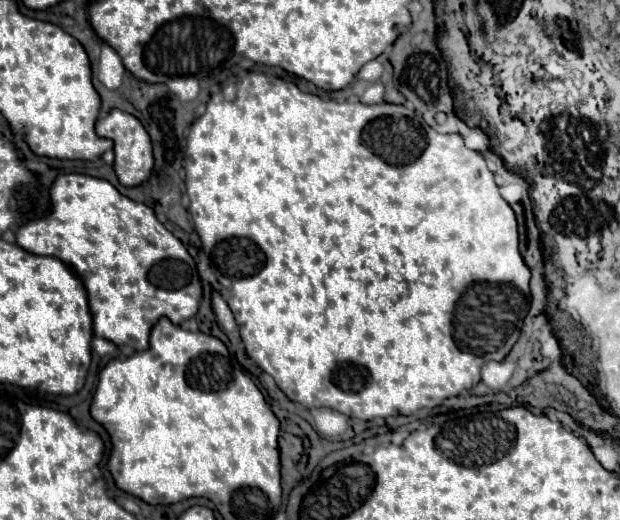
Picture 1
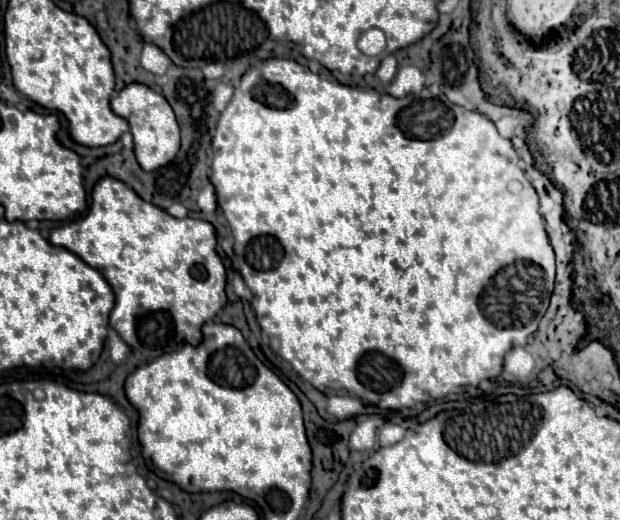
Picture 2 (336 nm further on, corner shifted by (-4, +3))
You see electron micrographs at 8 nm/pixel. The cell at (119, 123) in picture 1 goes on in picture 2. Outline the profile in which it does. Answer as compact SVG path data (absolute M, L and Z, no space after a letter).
M129 83L111 101L111 109L129 121L131 133L135 139L135 155L137 155L139 165L145 171L159 169L159 167L167 165L169 161L173 161L173 157L177 155L177 149L181 145L179 123L175 119L171 105L167 103L167 99L161 93L157 93L155 89L141 85L141 83Z

